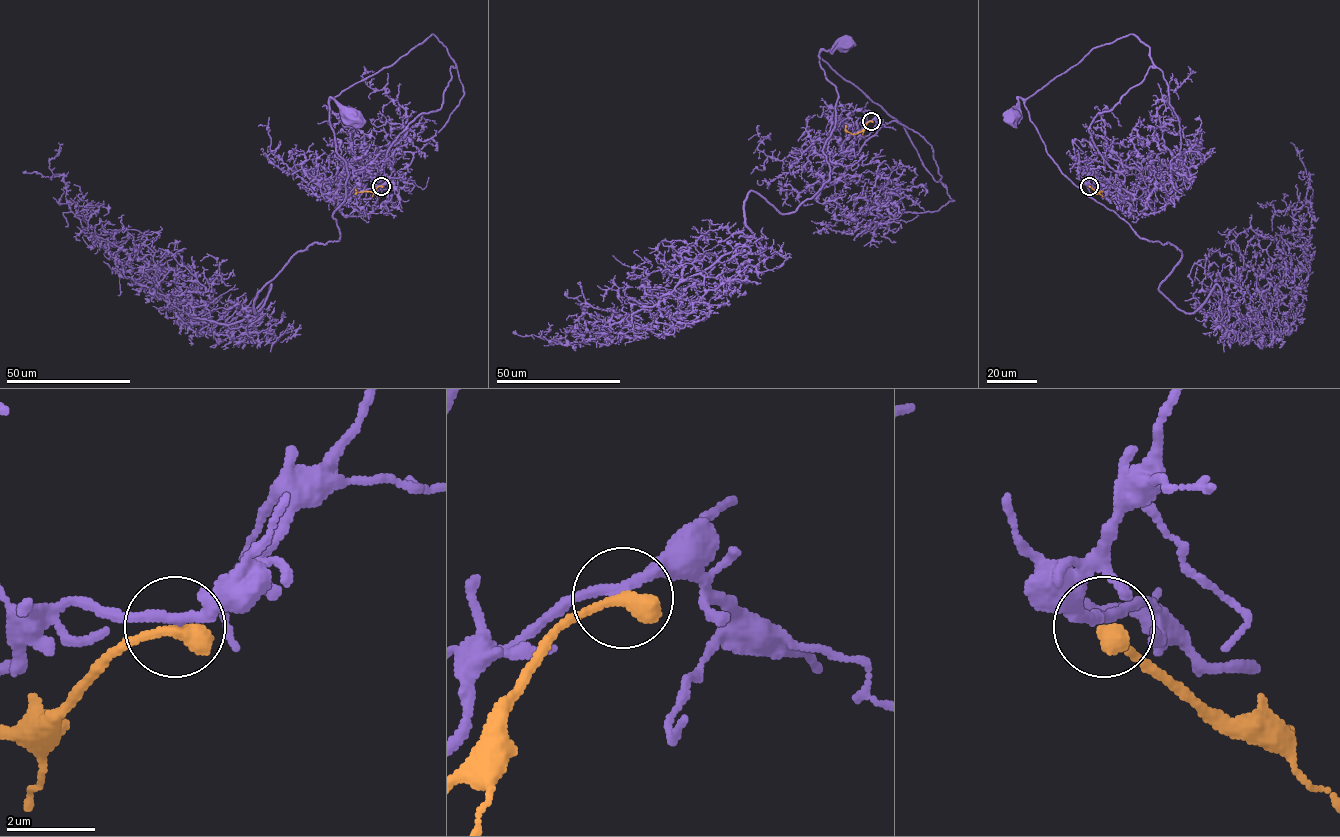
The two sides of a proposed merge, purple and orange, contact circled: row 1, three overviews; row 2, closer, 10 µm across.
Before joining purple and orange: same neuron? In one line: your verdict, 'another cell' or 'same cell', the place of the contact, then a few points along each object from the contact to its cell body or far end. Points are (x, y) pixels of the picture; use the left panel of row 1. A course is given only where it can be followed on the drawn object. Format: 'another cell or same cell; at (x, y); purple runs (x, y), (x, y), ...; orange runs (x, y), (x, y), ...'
another cell; at (381, 186); purple runs (381, 185), (351, 191), (407, 126), (441, 106), (456, 66), (447, 48), (432, 34), (329, 98), (352, 114); orange runs (381, 185), (372, 191), (356, 192)

